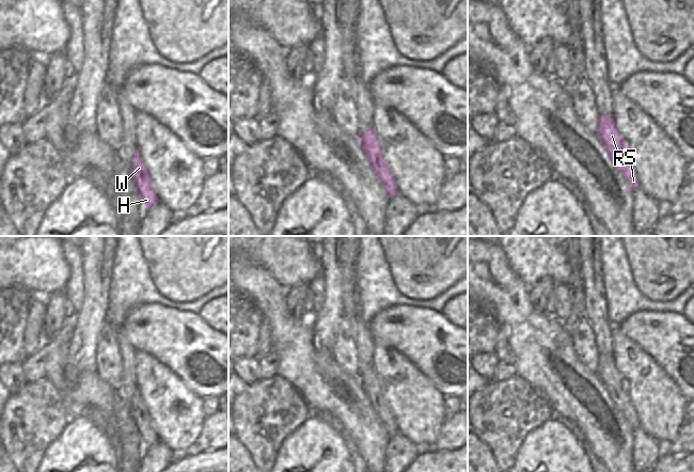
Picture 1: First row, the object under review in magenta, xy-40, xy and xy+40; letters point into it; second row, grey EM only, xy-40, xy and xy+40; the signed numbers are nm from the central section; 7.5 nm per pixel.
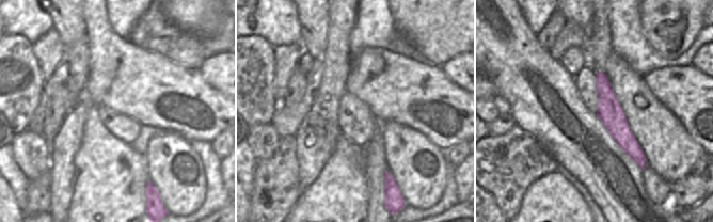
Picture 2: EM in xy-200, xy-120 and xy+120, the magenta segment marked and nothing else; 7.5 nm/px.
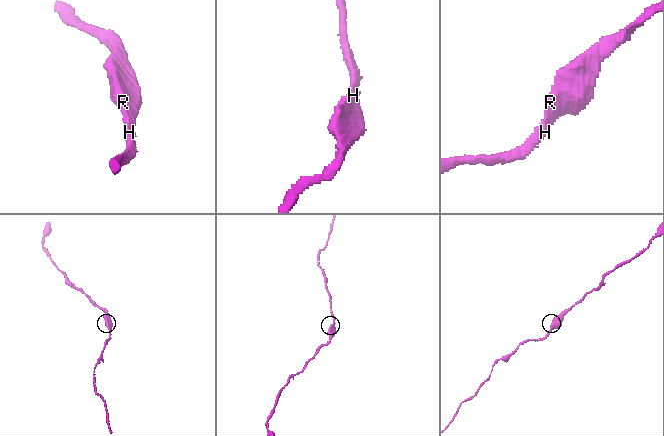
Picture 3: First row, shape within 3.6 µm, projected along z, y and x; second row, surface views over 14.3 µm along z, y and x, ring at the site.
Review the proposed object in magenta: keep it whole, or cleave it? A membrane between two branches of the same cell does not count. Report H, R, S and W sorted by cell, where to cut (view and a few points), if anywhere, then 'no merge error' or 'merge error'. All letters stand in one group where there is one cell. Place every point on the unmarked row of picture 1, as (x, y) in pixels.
groups H R S W; cut none; no merge error

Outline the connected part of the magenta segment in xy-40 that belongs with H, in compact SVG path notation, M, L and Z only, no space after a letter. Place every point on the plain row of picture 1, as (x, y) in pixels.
M138 388L132 395L132 408L130 414L135 421L137 431L144 449L160 441Z

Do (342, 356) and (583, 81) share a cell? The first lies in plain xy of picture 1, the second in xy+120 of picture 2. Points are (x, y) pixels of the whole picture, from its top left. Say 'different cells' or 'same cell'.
same cell

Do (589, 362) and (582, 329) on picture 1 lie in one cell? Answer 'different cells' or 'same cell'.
same cell

